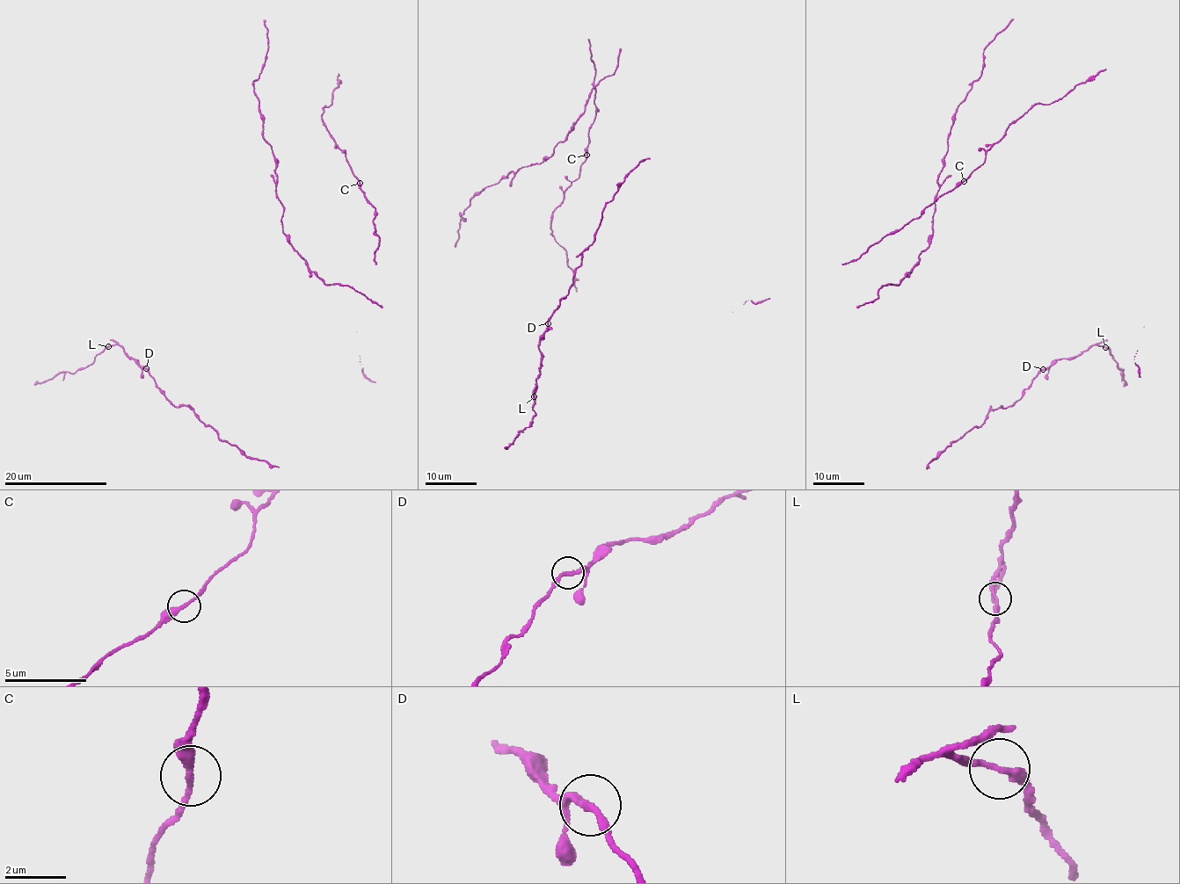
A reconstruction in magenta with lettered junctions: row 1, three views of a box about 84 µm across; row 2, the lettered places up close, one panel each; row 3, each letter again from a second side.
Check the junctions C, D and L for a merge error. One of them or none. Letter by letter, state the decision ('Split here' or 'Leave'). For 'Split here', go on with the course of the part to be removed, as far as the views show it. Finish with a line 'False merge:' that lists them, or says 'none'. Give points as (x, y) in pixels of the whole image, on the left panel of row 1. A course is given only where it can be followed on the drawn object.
C: Leave
D: Leave
L: Split here. Course of the part to remove: (108, 346), (93, 362), (75, 372), (61, 372), (34, 385)
False merge: L

